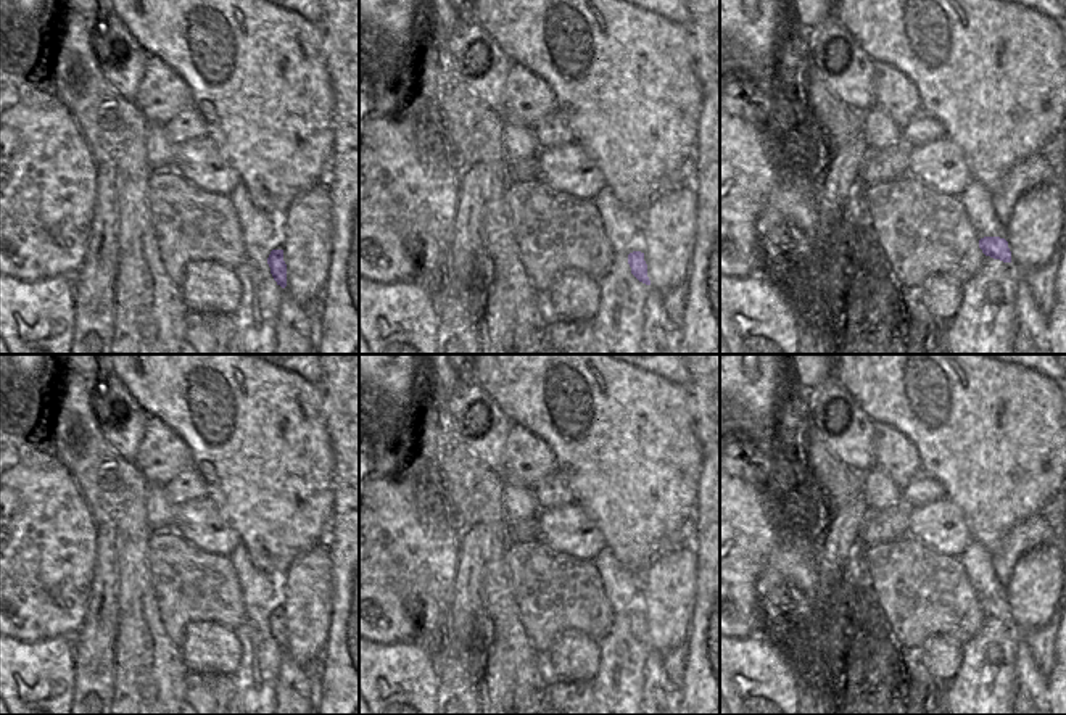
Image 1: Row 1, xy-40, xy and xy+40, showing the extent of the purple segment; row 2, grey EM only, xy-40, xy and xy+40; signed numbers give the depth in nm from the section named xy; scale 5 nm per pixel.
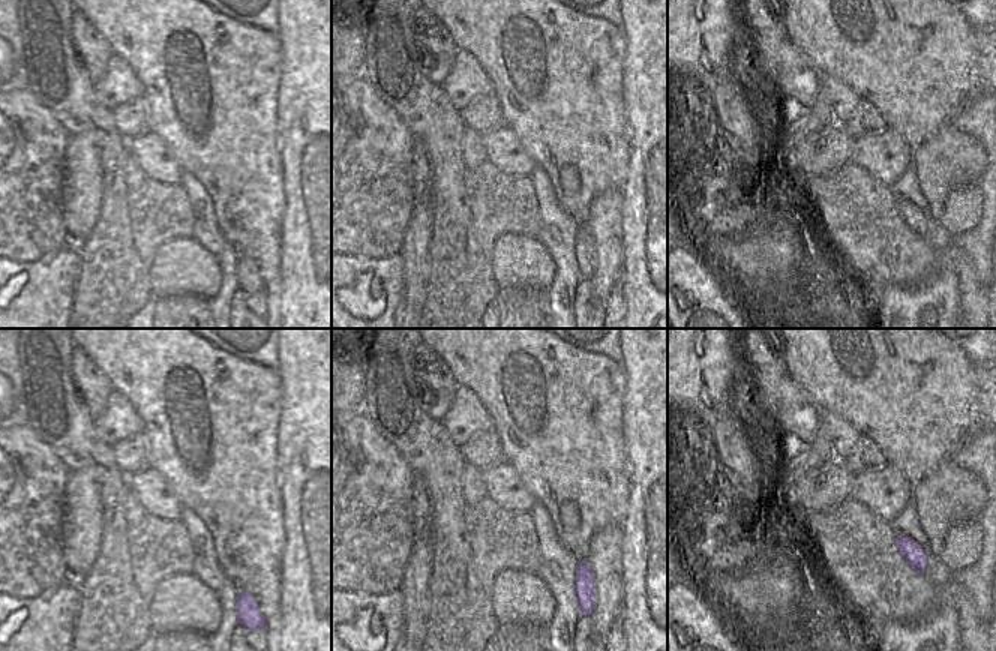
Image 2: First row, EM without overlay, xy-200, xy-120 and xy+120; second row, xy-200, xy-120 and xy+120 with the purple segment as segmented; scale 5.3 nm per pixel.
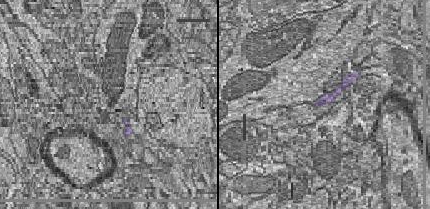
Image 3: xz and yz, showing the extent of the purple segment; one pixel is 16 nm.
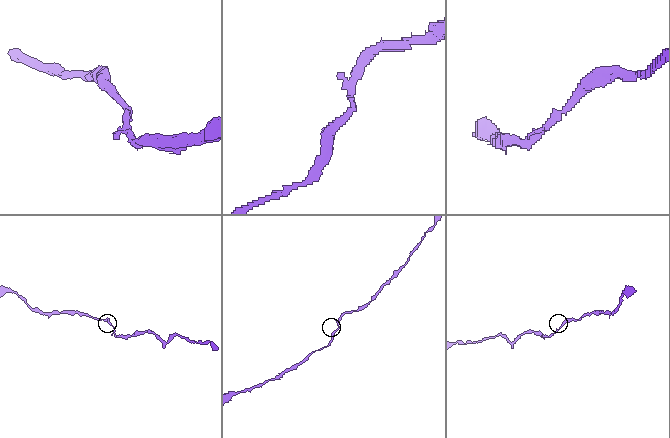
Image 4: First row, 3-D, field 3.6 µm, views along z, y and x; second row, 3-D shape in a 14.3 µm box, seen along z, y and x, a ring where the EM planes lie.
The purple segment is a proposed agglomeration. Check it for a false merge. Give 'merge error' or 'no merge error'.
no merge error

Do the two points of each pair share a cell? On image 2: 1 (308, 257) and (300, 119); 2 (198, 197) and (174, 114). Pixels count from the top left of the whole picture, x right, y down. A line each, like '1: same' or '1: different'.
1: same
2: different

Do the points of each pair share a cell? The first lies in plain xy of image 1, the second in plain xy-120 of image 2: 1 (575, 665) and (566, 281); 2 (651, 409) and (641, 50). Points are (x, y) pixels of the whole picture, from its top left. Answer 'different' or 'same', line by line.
1: different
2: different

